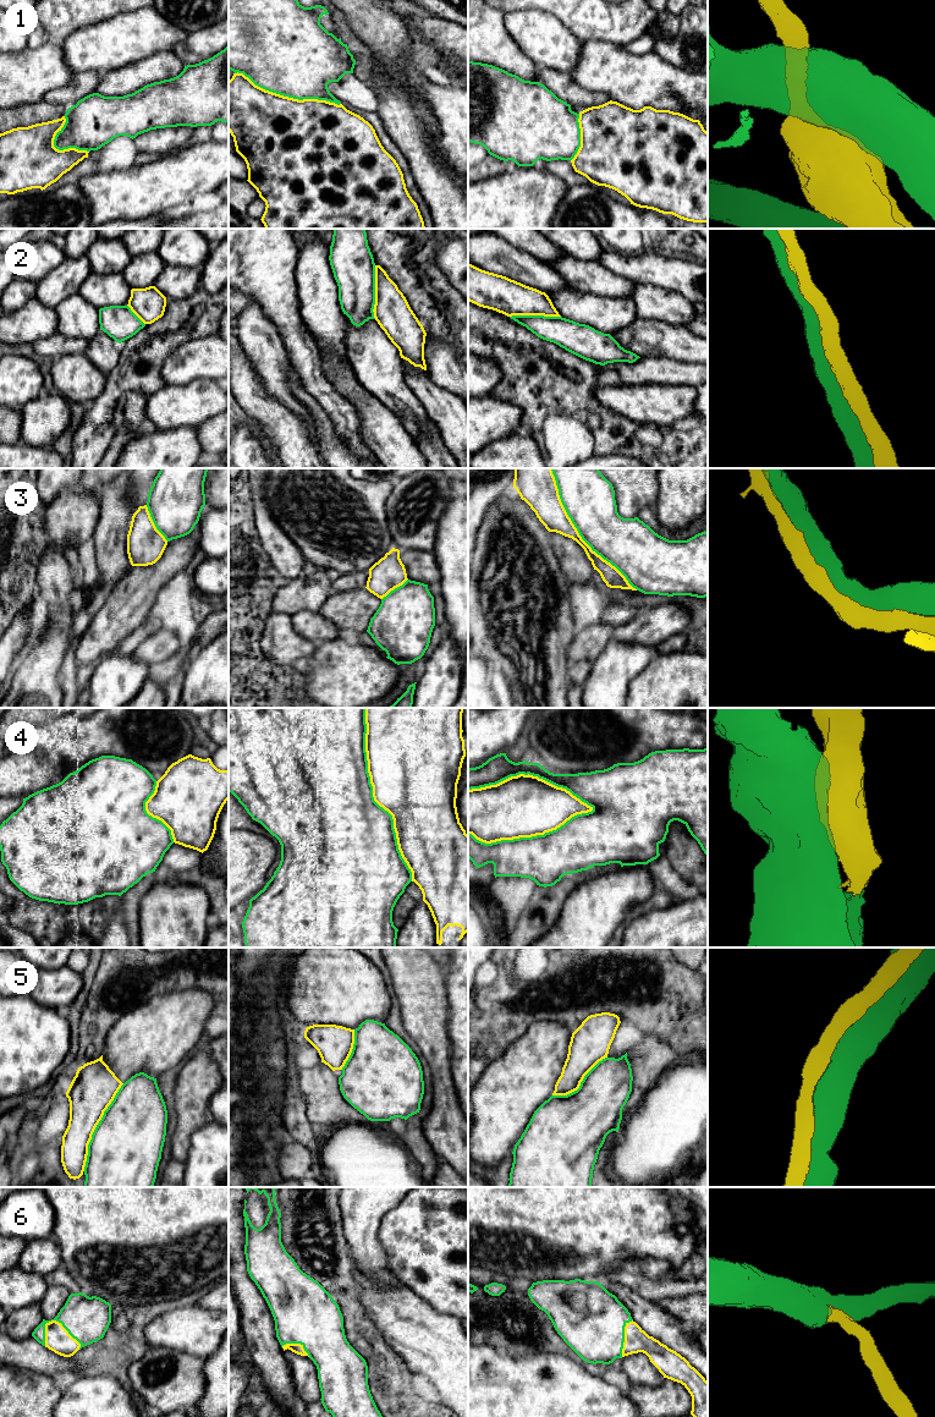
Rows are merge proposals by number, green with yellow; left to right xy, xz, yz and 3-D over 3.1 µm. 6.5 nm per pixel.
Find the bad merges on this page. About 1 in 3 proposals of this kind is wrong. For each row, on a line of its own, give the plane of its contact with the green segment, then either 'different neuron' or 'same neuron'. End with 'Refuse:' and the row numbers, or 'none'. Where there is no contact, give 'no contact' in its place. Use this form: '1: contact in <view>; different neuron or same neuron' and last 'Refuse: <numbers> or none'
1: contact in xz; different neuron
2: contact in xz; different neuron
3: contact in yz; same neuron
4: contact in yz; same neuron
5: contact in xy; same neuron
6: contact in xy; same neuron
Refuse: 1, 2

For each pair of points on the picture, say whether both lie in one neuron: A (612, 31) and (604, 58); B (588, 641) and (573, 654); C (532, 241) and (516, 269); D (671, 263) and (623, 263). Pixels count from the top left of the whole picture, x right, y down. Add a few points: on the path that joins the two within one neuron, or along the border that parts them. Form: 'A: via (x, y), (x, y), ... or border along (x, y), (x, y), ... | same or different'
A: border along (583, 42), (606, 40), (619, 44) | different
B: via (584, 644), (577, 652) | same
C: border along (505, 241), (546, 263) | different
D: via (659, 264), (636, 264) | same

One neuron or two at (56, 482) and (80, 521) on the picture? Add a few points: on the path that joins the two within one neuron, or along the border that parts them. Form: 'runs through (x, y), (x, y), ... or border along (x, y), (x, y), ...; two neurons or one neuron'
border along (81, 481), (75, 485), (65, 487), (48, 505); two neurons

